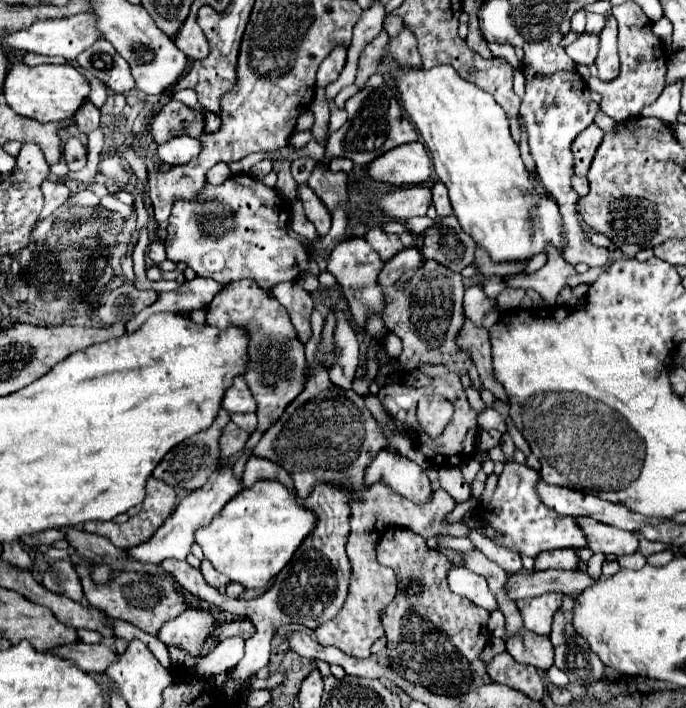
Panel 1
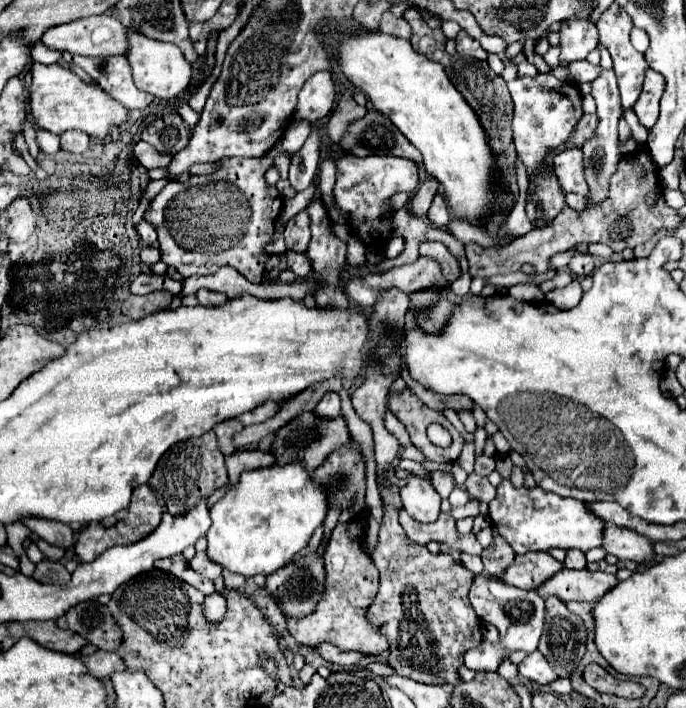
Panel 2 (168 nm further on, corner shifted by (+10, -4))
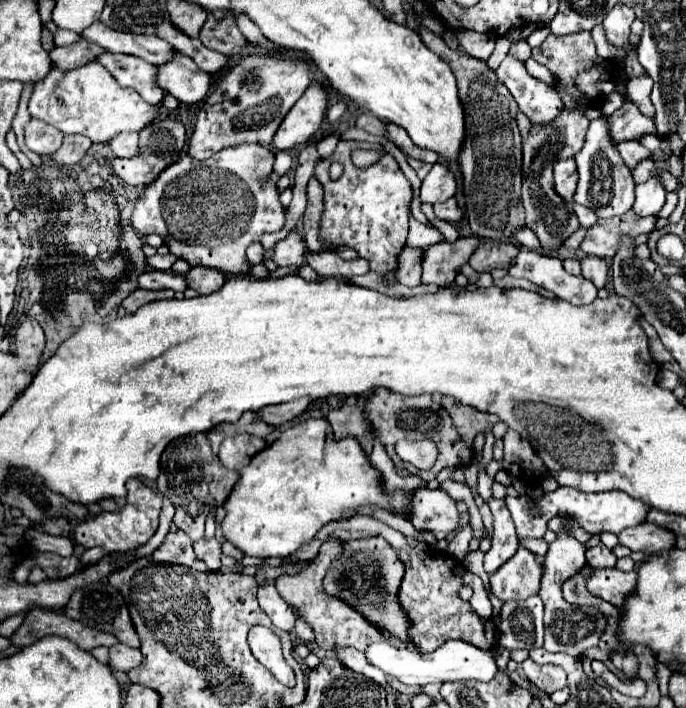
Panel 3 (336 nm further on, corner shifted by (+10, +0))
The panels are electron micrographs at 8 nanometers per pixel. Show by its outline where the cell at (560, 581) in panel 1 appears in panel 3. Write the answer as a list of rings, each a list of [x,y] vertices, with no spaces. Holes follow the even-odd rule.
[[[596,568],[586,578],[586,590],[614,606],[622,606],[626,594],[634,588],[636,572],[622,572],[618,568]]]

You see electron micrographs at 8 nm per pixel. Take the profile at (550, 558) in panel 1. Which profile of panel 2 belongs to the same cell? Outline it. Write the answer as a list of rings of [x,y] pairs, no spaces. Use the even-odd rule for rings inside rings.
[[[530,552],[518,554],[512,566],[498,574],[498,580],[522,590],[536,590],[540,582],[546,582],[546,578],[552,578],[558,570],[562,570],[562,562],[554,560],[548,552]]]

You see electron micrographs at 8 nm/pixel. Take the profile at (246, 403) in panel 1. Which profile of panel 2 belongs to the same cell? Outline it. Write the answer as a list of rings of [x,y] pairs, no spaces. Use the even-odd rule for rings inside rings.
[[[266,402],[266,404],[258,406],[258,408],[256,408],[256,410],[252,410],[252,412],[240,414],[240,416],[238,416],[238,420],[240,420],[244,426],[248,426],[248,424],[258,424],[258,422],[270,420],[276,412],[278,412],[276,402]]]

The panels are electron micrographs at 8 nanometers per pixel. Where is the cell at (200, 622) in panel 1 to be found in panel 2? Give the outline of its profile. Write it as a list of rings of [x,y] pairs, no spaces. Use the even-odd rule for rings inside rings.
[[[210,594],[206,596],[206,602],[204,602],[204,616],[210,620],[210,622],[216,622],[222,618],[222,614],[226,612],[226,600],[220,596],[220,594]]]

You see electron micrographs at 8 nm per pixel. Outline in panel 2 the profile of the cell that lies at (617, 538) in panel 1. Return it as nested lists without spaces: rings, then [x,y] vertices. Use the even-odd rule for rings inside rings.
[[[610,524],[606,526],[602,546],[608,550],[608,554],[618,556],[620,560],[634,560],[642,564],[654,558],[652,540],[636,534],[634,530],[626,530],[620,526],[610,526]]]

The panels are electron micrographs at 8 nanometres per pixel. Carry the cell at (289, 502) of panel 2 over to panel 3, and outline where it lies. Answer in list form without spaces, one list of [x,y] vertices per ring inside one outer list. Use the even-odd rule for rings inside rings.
[[[326,417],[308,418],[306,422],[282,432],[240,472],[238,482],[234,484],[222,506],[226,516],[220,522],[220,528],[224,538],[234,544],[244,556],[290,556],[302,544],[310,542],[324,524],[328,524],[330,520],[338,520],[344,512],[354,512],[362,504],[378,504],[388,512],[402,510],[400,516],[410,514],[410,494],[402,494],[400,490],[396,490],[392,496],[386,496],[380,486],[378,472],[370,466],[368,458],[354,438],[334,442],[332,428]]]

